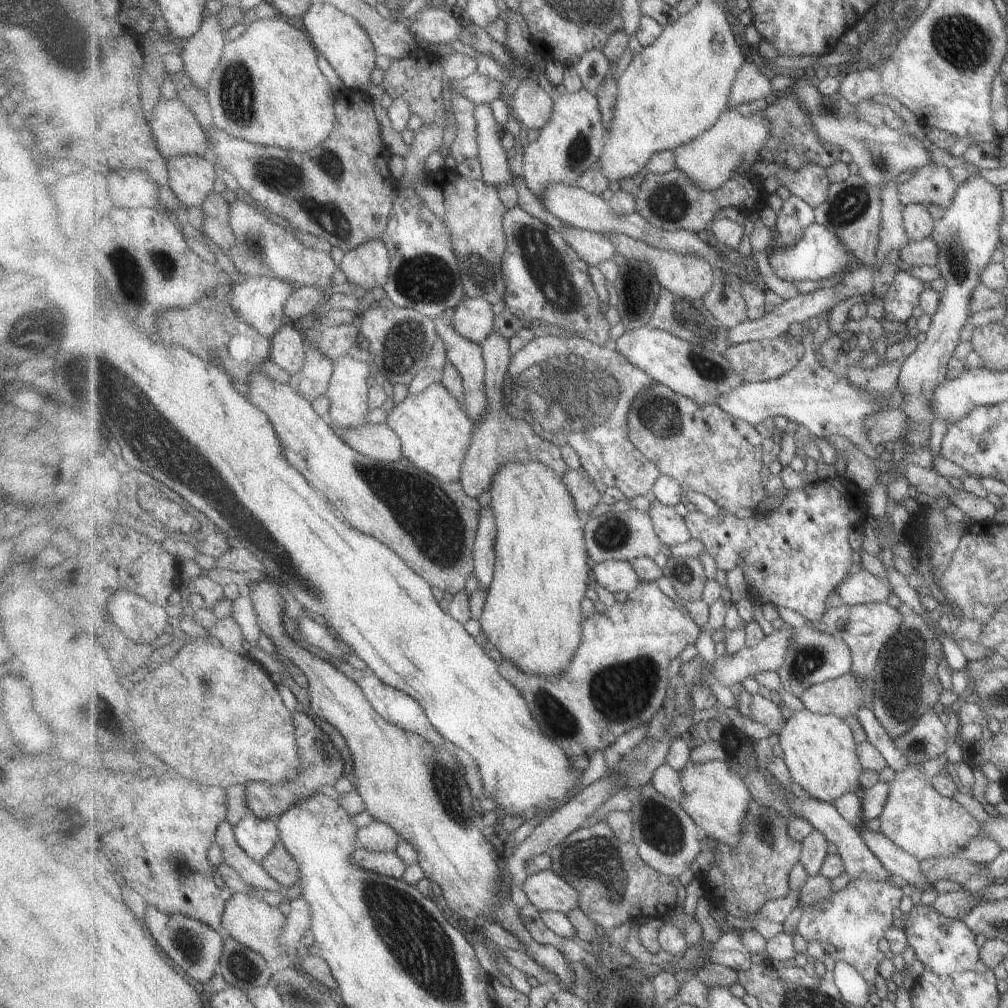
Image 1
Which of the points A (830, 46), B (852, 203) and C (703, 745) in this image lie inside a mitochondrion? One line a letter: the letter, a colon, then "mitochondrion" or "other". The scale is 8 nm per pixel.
A: other
B: mitochondrion
C: other

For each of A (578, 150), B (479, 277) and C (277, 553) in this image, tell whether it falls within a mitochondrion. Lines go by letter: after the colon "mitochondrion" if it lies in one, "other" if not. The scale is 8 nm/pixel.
A: mitochondrion
B: mitochondrion
C: mitochondrion

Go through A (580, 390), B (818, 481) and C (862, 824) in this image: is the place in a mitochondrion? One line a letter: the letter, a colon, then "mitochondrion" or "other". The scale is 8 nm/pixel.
A: mitochondrion
B: other
C: other

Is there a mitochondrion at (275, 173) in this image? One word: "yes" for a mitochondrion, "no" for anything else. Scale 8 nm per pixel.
yes

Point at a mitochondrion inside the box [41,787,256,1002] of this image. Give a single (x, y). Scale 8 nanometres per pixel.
(185, 945)

